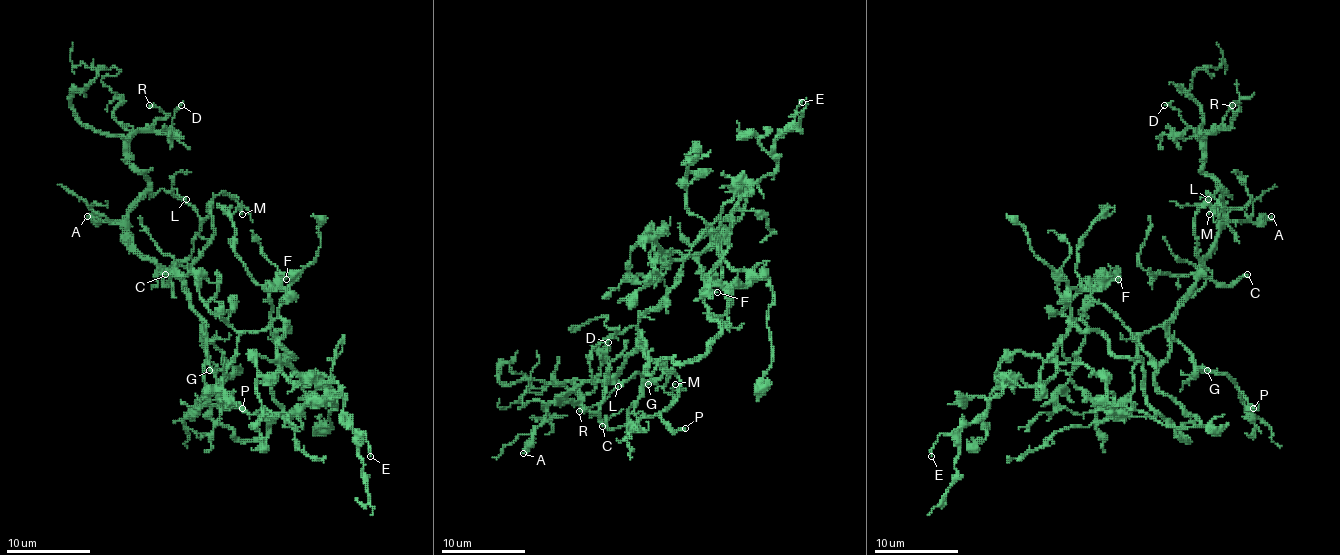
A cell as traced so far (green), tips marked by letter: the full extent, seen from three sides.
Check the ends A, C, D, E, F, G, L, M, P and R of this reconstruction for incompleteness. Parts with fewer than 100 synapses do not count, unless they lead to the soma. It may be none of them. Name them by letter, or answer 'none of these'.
C

